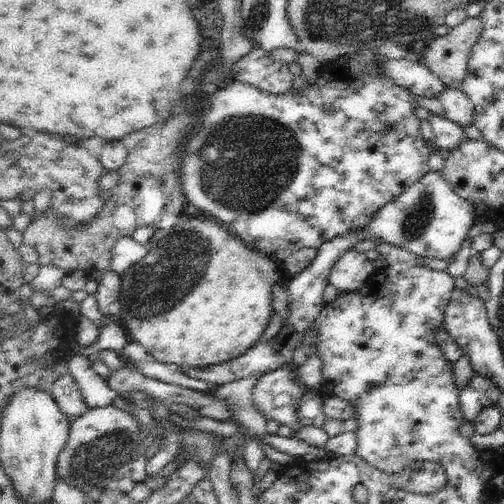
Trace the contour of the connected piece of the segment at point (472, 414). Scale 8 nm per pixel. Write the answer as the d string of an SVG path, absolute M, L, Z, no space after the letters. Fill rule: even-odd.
M478 373L462 389L460 408L465 422L474 422L489 406L498 405L499 388Z

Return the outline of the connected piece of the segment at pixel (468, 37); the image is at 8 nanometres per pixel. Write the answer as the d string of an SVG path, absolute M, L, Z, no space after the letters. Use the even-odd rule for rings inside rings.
M468 17L448 34L434 39L424 51L424 64L450 89L461 90L472 47L484 30L482 20Z

